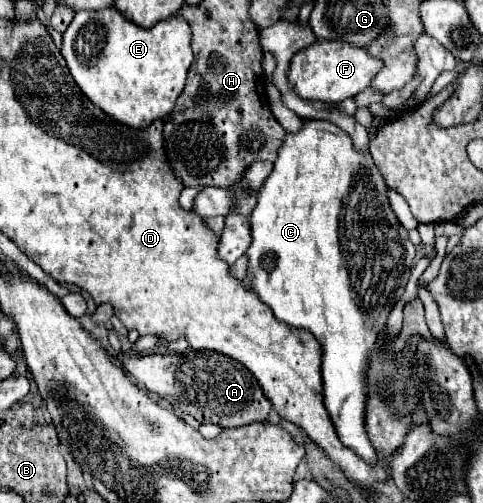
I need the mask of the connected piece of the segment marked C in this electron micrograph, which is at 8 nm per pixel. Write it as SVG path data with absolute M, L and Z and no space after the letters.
M305 121L305 127L297 133L287 133L281 149L279 149L279 157L275 161L275 167L269 175L269 179L265 181L261 193L259 193L259 201L257 207L251 213L251 245L245 251L247 253L247 285L249 289L265 303L269 305L269 309L273 311L273 315L295 327L295 329L305 329L309 331L321 345L321 375L323 375L323 401L325 401L325 409L335 425L335 431L341 439L341 443L349 449L353 449L359 457L363 457L367 463L375 465L377 463L377 451L373 449L373 443L369 441L367 429L365 429L365 405L367 405L367 371L369 371L369 361L375 353L377 347L377 339L379 333L385 329L387 317L393 309L393 305L399 301L399 297L405 291L407 279L411 275L411 267L413 267L413 259L415 259L415 245L409 241L407 231L403 229L403 225L397 221L397 217L393 215L389 201L387 201L387 183L385 179L379 175L371 155L361 155L353 149L351 139L333 123L329 121Z

